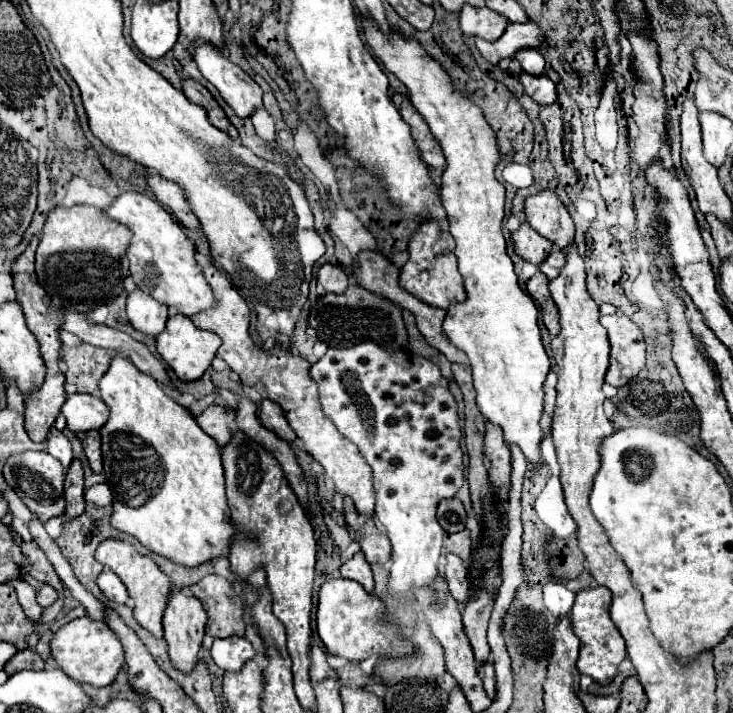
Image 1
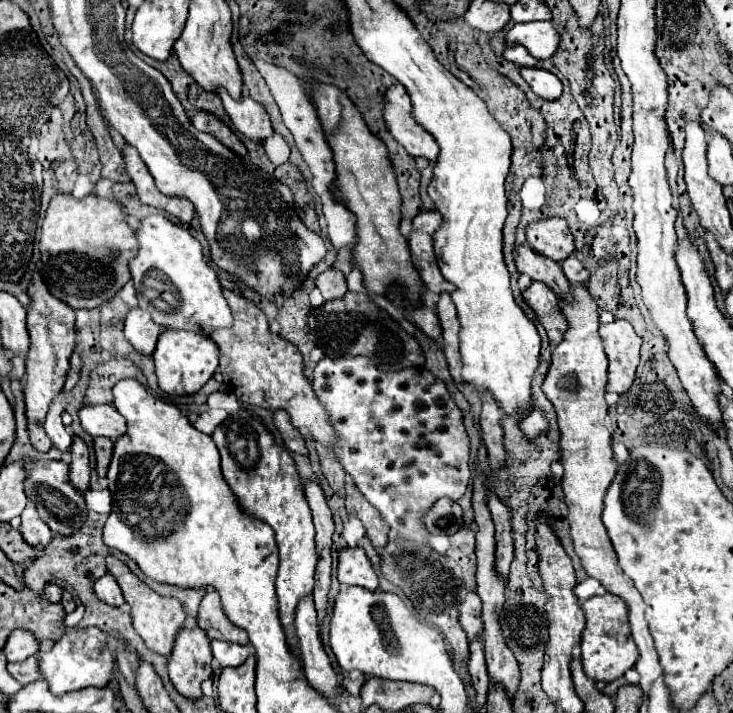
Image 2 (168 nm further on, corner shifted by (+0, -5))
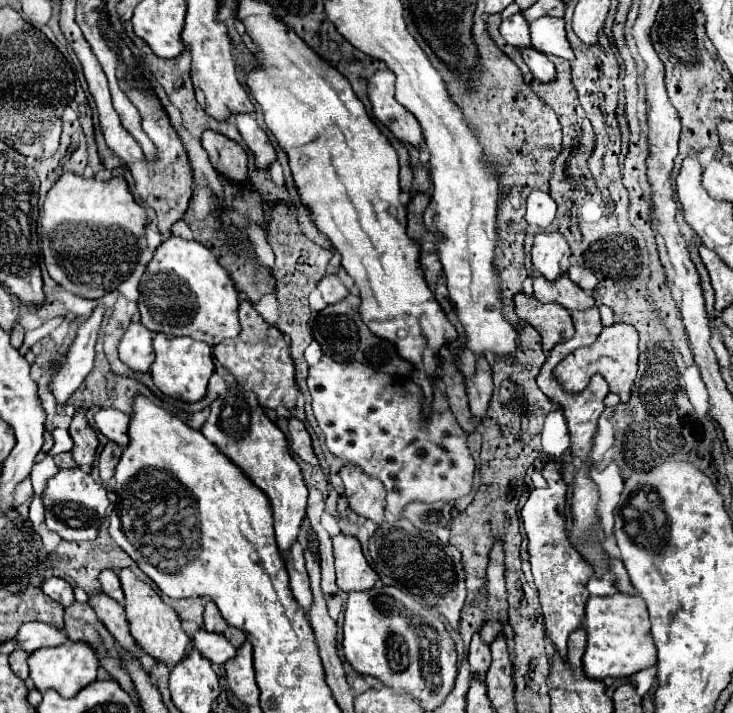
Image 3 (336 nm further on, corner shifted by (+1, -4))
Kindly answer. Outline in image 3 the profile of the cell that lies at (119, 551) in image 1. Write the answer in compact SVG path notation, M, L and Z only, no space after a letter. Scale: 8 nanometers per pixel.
M130 569L120 571L120 583L126 595L126 617L130 623L130 633L140 645L140 649L148 655L152 655L158 661L164 661L168 667L176 665L184 655L186 655L186 645L188 645L188 635L182 631L182 621L178 613L168 607L160 595L144 581L140 581Z

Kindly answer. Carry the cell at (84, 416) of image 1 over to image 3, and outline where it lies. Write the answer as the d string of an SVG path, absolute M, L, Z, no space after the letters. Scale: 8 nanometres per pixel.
M100 409L94 415L94 421L106 439L118 443L120 447L128 445L128 421L130 421L130 417L126 413L116 411L116 409Z

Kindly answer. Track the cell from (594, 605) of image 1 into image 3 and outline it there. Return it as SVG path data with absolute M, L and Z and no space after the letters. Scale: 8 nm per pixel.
M614 593L608 597L590 597L586 601L586 653L582 657L584 673L590 679L628 677L640 669L656 665L656 647L650 635L646 605L640 597Z

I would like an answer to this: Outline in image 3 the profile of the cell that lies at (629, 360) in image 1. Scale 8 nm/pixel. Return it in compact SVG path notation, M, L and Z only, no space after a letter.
M614 323L602 329L594 345L582 347L572 355L568 355L554 369L554 379L562 389L568 389L568 393L580 393L587 387L594 373L600 373L606 379L610 391L620 395L622 401L628 401L634 377L636 377L636 365L638 365L638 331L632 325Z

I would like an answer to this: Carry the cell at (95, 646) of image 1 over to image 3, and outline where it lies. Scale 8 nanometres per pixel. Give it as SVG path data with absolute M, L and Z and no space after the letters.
M74 641L74 643L64 643L58 647L44 647L34 651L28 659L28 665L30 665L30 679L34 681L38 691L54 689L62 697L74 697L80 689L96 681L100 659L86 641Z

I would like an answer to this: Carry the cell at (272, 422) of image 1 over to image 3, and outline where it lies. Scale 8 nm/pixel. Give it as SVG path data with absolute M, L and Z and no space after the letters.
M290 419L288 421L288 431L290 431L290 437L292 437L292 451L306 463L312 463L312 465L318 465L318 459L312 451L312 441L310 441L310 435L306 431L306 427L298 421L298 419Z

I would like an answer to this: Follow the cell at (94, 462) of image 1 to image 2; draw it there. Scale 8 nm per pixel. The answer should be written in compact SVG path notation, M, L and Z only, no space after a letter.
M95 438L95 458L97 458L97 474L99 478L105 478L109 462L113 454L113 442L109 438Z

